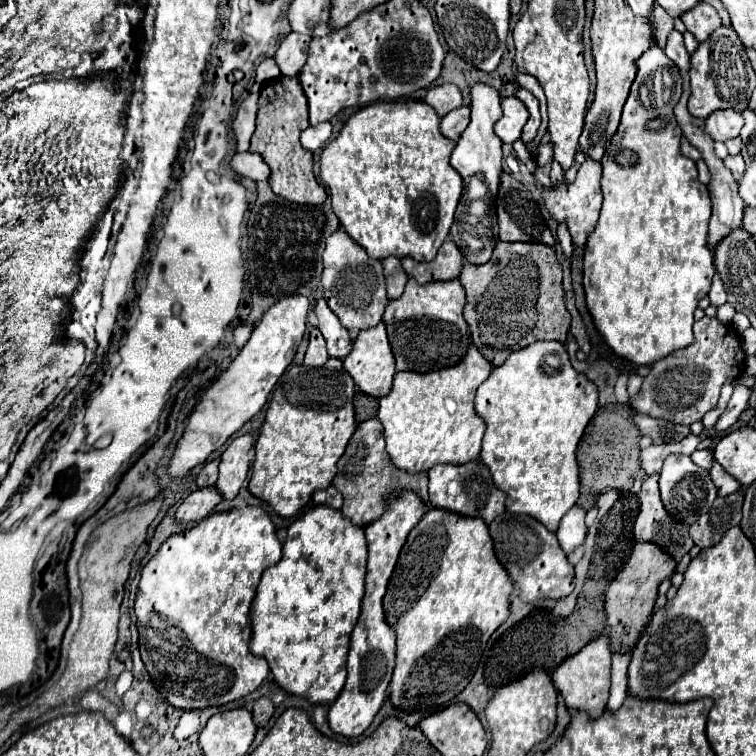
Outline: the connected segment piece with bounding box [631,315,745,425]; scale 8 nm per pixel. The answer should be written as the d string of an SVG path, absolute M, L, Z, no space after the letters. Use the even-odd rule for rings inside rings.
M703 317L695 321L695 343L651 365L649 375L643 381L639 395L631 401L633 409L657 419L673 421L679 425L691 425L701 421L703 415L717 407L721 387L729 377L741 377L745 351L737 331L723 325L717 317Z

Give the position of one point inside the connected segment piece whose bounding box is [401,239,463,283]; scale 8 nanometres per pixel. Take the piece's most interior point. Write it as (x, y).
(447, 265)

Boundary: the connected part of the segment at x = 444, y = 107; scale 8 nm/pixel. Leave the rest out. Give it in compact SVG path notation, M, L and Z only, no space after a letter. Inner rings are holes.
M445 83L445 85L439 85L439 87L431 87L427 91L427 97L425 97L425 103L429 103L439 117L445 117L449 111L461 107L461 91L451 85L451 83Z

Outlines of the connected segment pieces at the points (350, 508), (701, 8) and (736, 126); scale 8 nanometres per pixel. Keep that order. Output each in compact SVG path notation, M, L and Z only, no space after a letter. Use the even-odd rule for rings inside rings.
M379 419L363 421L357 431L353 433L345 453L341 455L337 463L337 475L331 481L331 485L343 495L343 507L341 513L353 523L365 527L371 521L375 521L387 505L387 499L401 491L413 491L423 503L427 503L427 475L405 475L405 471L397 471L395 467L389 467L389 455L385 455L385 437L381 431Z
M703 1L697 3L697 7L693 7L693 11L687 11L685 15L681 15L681 21L685 23L687 31L699 43L703 43L717 27L721 27L721 19L719 19L717 11Z
M731 109L715 111L705 119L705 129L709 131L709 135L713 135L715 141L727 141L737 137L741 127L743 127L743 117Z

